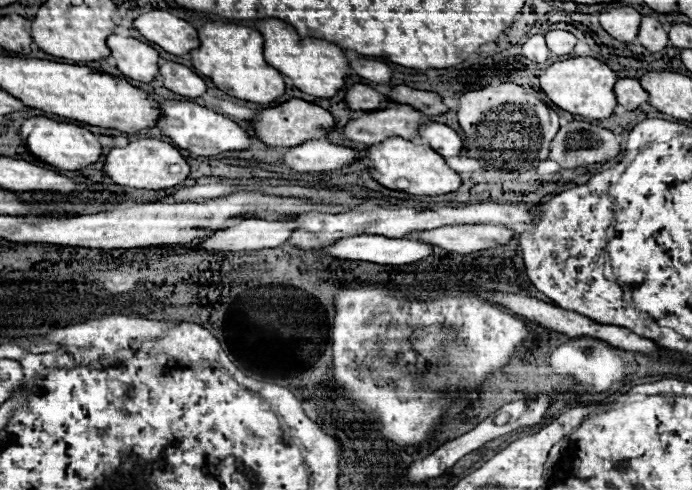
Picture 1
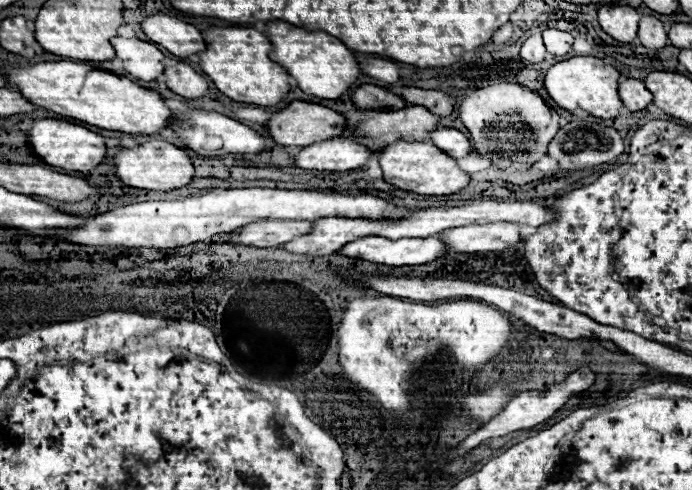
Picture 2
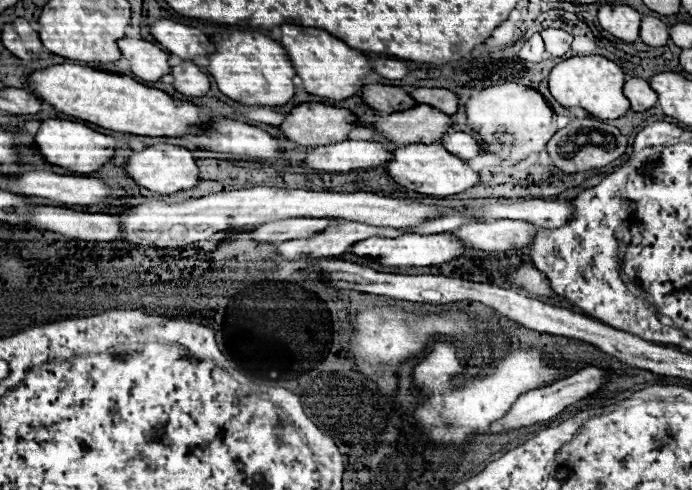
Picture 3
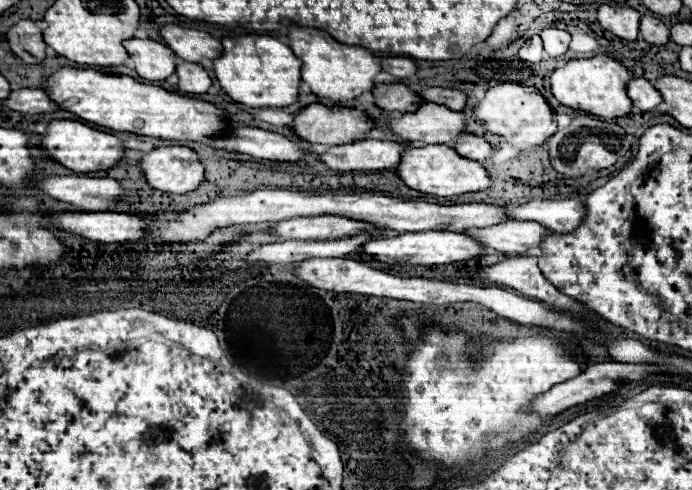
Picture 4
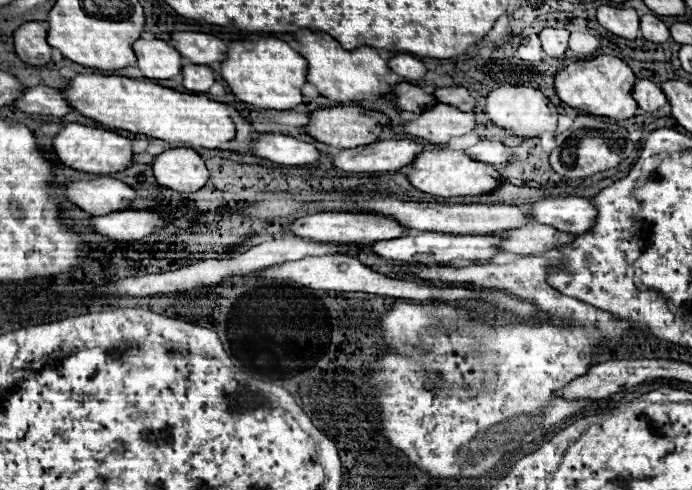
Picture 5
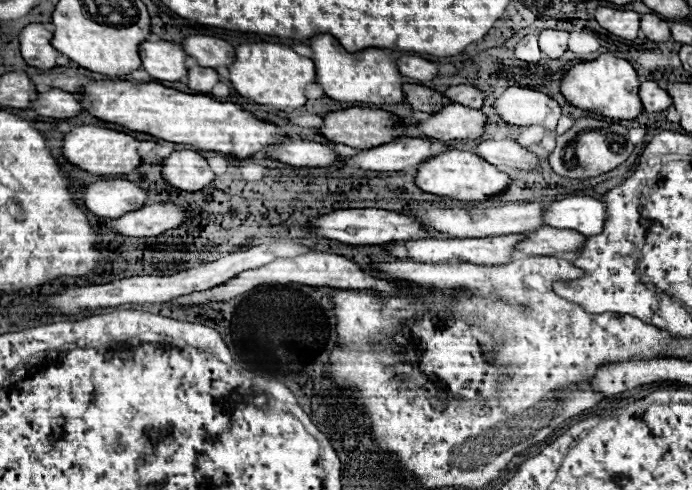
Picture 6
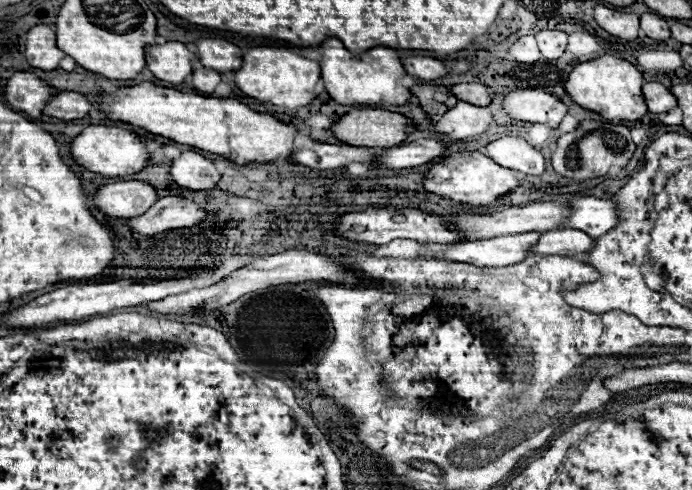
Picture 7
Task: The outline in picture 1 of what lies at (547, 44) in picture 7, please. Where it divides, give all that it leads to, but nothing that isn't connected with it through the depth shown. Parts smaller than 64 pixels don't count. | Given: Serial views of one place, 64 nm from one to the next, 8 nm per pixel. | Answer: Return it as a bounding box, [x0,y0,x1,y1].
[544,30,576,56]

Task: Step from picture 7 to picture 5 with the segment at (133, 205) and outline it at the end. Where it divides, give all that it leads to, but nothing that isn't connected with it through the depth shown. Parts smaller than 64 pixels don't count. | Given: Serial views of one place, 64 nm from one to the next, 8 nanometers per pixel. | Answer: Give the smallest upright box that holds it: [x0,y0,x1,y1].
[60,176,138,216]

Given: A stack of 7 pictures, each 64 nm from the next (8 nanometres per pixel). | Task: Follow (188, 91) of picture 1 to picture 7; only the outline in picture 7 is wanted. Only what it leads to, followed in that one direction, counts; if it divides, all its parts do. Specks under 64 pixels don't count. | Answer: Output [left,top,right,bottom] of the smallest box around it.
[192,68,220,92]

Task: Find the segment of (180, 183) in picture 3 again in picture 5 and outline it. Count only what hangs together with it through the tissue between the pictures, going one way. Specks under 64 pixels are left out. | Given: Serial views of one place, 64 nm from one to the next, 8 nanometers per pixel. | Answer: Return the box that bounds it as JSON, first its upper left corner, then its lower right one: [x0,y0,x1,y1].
[152,148,210,192]

